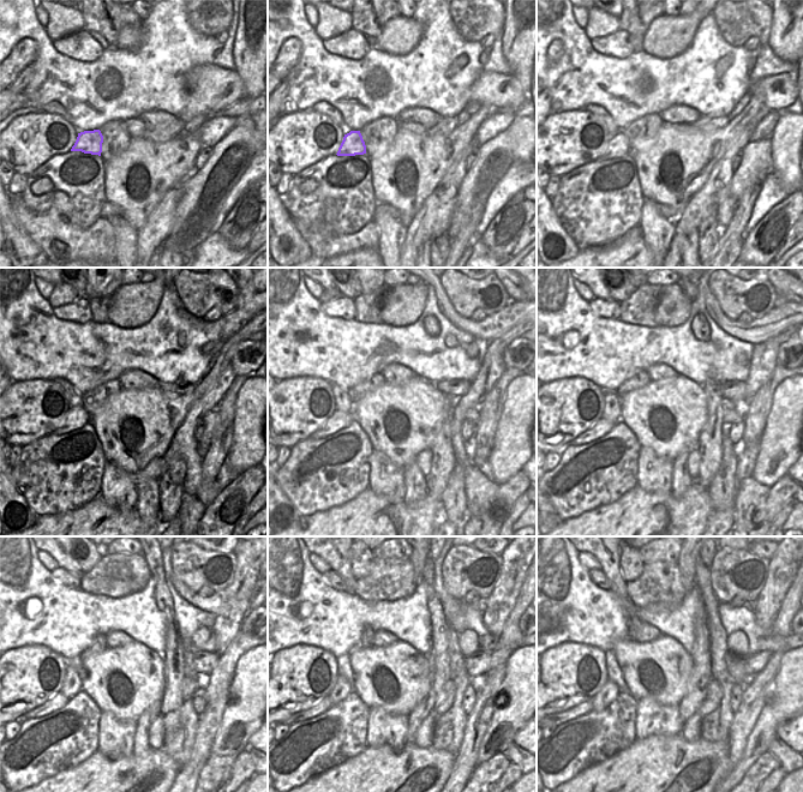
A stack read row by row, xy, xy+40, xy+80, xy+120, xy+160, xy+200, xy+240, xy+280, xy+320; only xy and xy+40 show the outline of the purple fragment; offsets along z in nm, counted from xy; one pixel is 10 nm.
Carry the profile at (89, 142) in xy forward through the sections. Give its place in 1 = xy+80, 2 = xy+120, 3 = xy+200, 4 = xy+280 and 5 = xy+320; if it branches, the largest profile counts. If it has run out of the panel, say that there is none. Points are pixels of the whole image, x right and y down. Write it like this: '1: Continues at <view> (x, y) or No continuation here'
1: Continues at xy+80 (618, 145)
2: Continues at xy+120 (77, 416)
3: Continues at xy+200 (598, 430)
4: Continues at xy+280 (325, 702)
5: Continues at xy+320 (587, 707)

